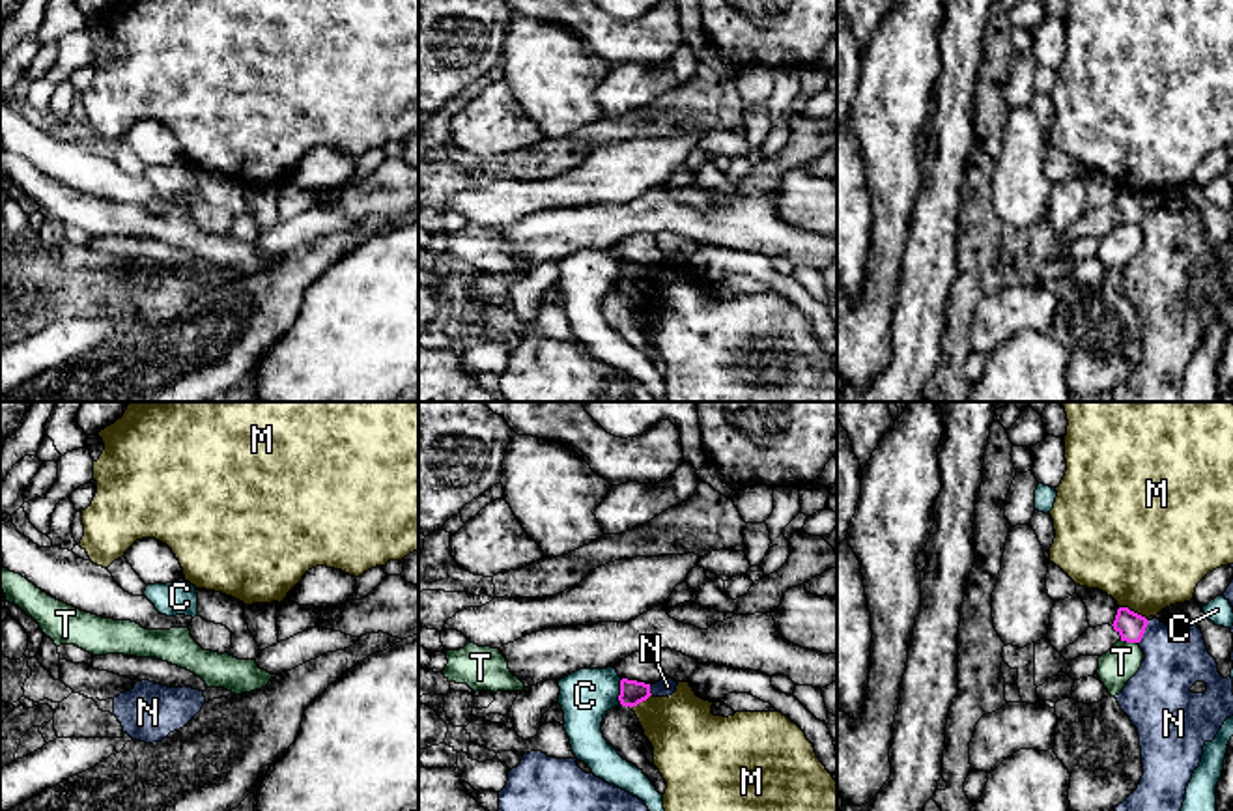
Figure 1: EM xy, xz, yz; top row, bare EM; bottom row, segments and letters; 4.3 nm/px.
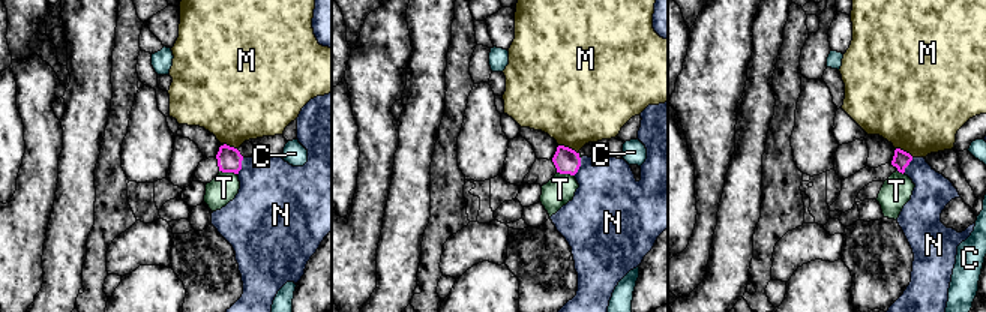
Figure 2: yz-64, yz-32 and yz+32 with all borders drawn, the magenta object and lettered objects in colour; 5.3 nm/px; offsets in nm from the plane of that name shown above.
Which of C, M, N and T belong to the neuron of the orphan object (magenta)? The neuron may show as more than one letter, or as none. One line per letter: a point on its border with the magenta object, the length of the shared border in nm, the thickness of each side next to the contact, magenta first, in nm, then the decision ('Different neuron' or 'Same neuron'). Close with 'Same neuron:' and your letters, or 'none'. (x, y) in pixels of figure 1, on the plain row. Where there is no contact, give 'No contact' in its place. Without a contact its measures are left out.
C: Touches magenta at xz (621, 273). Shared border 110 nm. Thickness 110 nm (magenta) against 220 nm. Different neuron
M: Touches magenta at yz (1133, 193). Shared border 130 nm. Thickness 120 nm (magenta) against 480 nm. Different neuron
N: Touches magenta at yz (1144, 213). Shared border 120 nm. Thickness 120 nm (magenta) against 260 nm. Different neuron
T: Touches magenta at yz (1129, 223). Shared border 70 nm. Thickness 120 nm (magenta) against 160 nm. Different neuron
Same neuron: none

